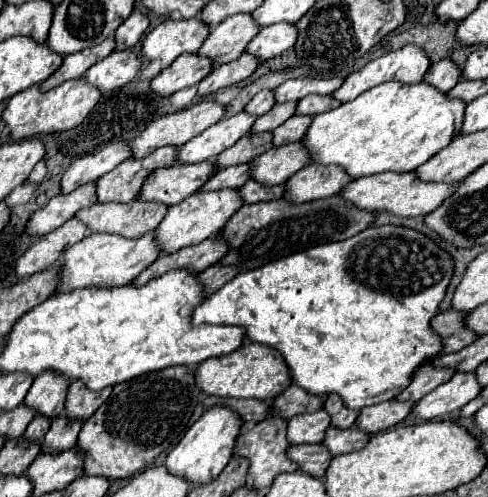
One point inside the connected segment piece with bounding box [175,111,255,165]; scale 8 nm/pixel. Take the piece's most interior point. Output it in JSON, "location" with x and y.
{"location":[222,135]}

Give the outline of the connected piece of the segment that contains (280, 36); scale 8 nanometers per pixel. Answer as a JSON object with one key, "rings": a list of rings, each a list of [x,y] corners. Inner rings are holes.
{"rings":[[[275,23],[269,27],[263,27],[255,39],[249,41],[245,53],[253,55],[259,63],[265,63],[287,49],[293,47],[297,35],[295,35],[295,25],[291,23]]]}

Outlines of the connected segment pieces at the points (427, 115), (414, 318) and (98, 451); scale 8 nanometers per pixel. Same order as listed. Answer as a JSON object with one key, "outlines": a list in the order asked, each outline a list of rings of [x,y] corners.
{"outlines":[[[[389,81],[377,85],[353,101],[347,101],[329,113],[313,117],[301,139],[311,163],[339,165],[353,179],[375,173],[409,173],[447,147],[459,131],[465,103],[447,99],[427,83],[405,85]]],[[[393,225],[369,227],[369,229],[353,235],[351,239],[317,245],[317,247],[299,251],[295,255],[289,255],[289,257],[271,261],[271,263],[267,263],[267,265],[263,265],[259,269],[247,271],[247,273],[239,273],[235,279],[231,279],[229,283],[225,283],[219,291],[215,291],[213,295],[205,297],[195,307],[195,311],[191,315],[191,323],[193,325],[207,323],[207,325],[237,325],[237,327],[243,327],[247,331],[245,333],[245,341],[247,343],[269,345],[269,347],[273,347],[275,351],[279,351],[283,355],[283,359],[285,359],[285,363],[289,367],[289,373],[291,373],[291,379],[293,379],[295,385],[303,387],[311,395],[337,393],[341,397],[341,401],[343,401],[345,407],[359,411],[359,409],[363,409],[367,405],[375,405],[375,403],[383,403],[383,401],[393,399],[407,385],[407,381],[411,379],[413,371],[427,357],[433,357],[435,353],[441,351],[441,339],[431,333],[429,321],[437,313],[437,305],[441,303],[443,295],[445,295],[445,289],[447,289],[449,281],[451,281],[451,275],[453,275],[453,259],[451,259],[451,255],[445,249],[437,247],[423,233],[413,231],[413,229],[407,229],[407,227],[393,227]]],[[[167,367],[167,371],[157,371],[151,375],[141,375],[139,379],[131,379],[131,383],[123,383],[113,387],[109,399],[97,409],[97,413],[83,423],[79,433],[77,447],[83,453],[83,473],[81,475],[101,475],[105,479],[125,479],[139,473],[143,467],[149,467],[155,457],[165,451],[165,447],[173,445],[187,427],[193,409],[201,403],[201,391],[195,387],[193,379],[195,367]]]]}

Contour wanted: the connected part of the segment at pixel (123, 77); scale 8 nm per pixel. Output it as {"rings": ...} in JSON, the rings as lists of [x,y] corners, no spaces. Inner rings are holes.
{"rings":[[[127,49],[127,51],[111,53],[99,63],[95,63],[91,69],[87,69],[83,79],[89,85],[97,87],[101,93],[109,93],[113,89],[127,85],[135,77],[139,67],[141,67],[141,59],[131,49]]]}

